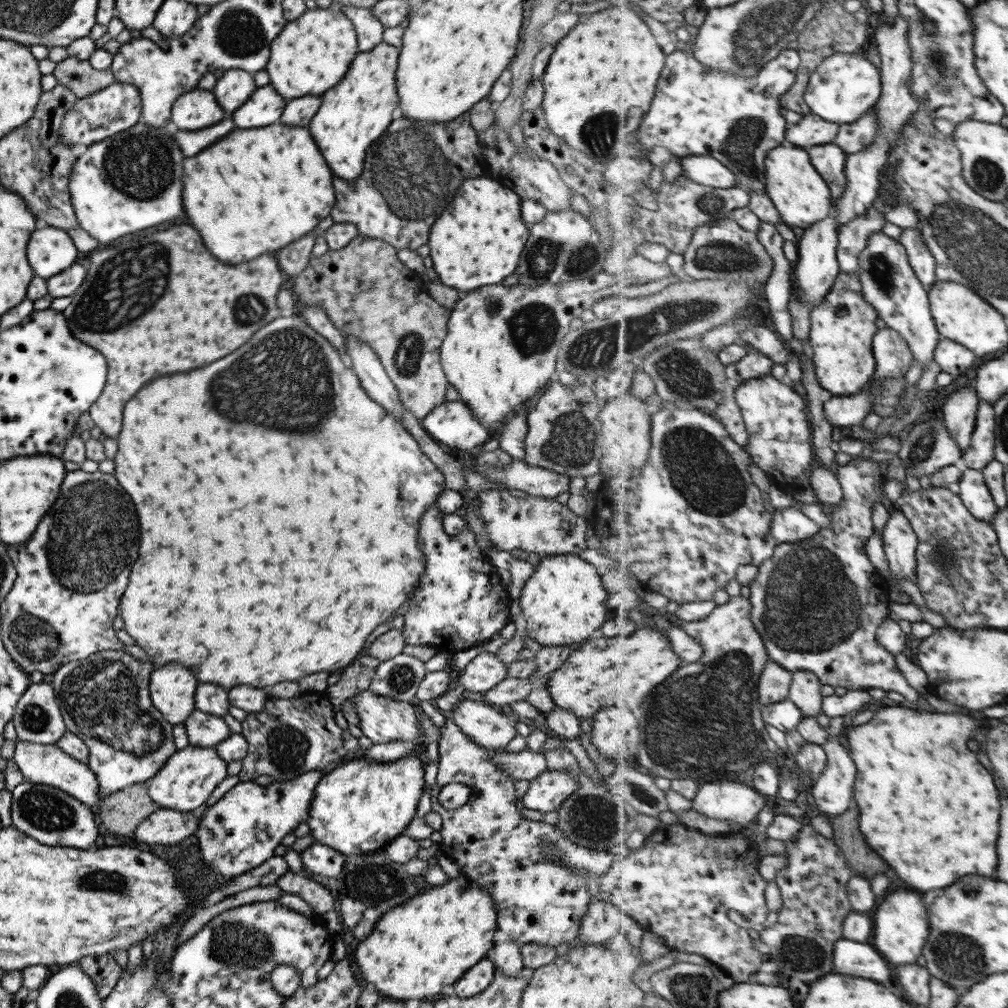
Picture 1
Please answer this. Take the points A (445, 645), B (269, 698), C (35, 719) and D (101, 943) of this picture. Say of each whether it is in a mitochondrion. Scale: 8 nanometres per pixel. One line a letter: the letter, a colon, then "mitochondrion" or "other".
A: other
B: other
C: mitochondrion
D: other

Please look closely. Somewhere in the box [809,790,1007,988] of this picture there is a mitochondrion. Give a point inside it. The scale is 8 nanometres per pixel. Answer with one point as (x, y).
(959, 956)

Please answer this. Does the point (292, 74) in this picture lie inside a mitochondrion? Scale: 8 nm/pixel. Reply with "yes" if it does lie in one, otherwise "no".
no

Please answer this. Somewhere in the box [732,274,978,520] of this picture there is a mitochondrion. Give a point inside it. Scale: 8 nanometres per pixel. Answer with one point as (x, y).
(920, 451)

